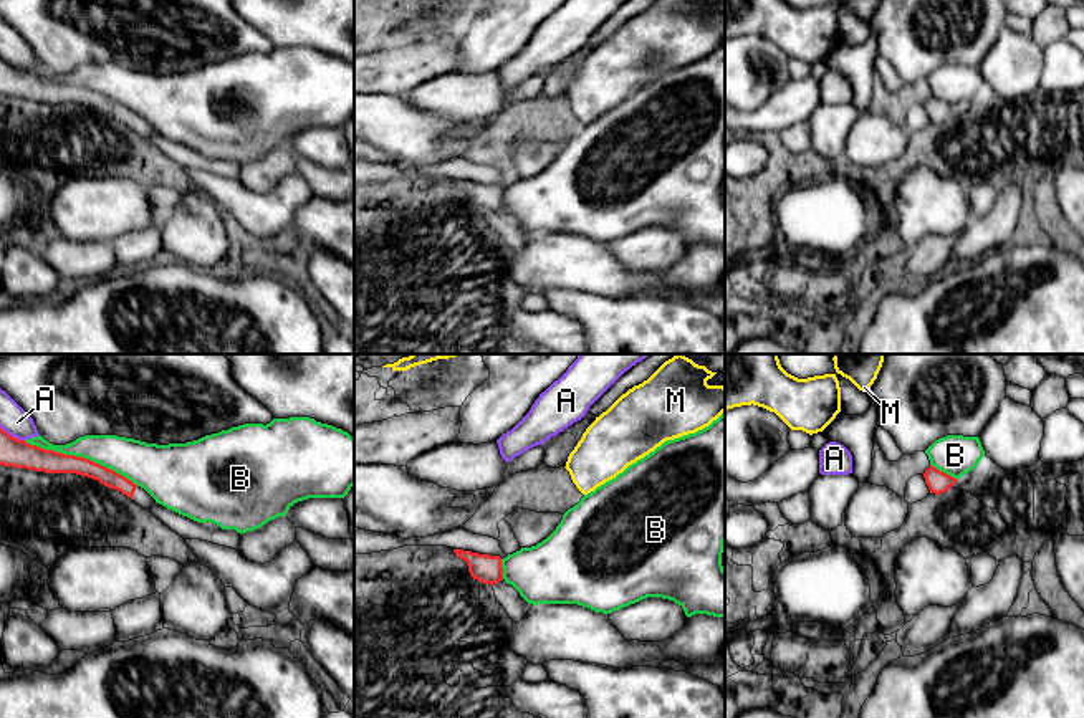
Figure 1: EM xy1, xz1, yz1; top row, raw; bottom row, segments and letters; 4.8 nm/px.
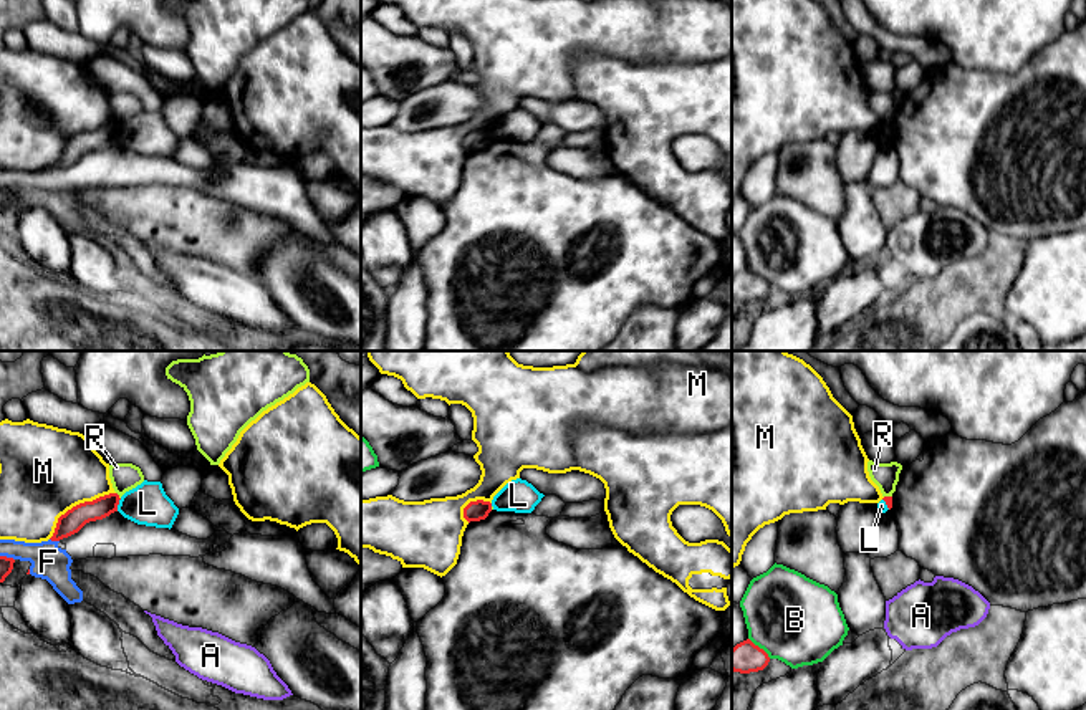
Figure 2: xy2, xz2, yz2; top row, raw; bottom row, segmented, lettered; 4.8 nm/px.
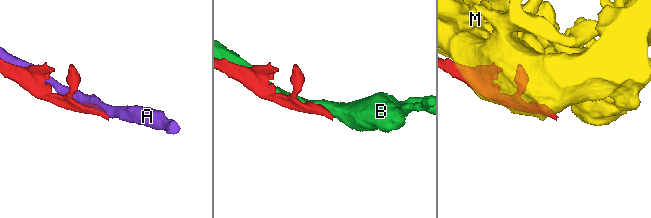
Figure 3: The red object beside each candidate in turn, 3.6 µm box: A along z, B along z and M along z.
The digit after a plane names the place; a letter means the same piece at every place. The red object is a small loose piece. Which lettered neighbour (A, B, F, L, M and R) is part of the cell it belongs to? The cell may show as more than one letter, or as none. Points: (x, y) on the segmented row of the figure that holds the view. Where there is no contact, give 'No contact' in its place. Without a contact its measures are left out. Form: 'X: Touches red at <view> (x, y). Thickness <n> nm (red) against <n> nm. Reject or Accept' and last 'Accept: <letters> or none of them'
A: Touches red at xy1 (10, 435). Thickness 140 nm (red) against 140 nm. Reject
B: Touches red at xy1 (81, 457). Thickness 120 nm (red) against 190 nm. Reject
F: Touches red at xy2 (55, 540). Thickness 110 nm (red) against 170 nm. Reject
L: Touches red at xy2 (118, 503). Thickness 110 nm (red) against 200 nm. Reject
M: Touches red at xy2 (76, 505). Thickness 110 nm (red) against 440 nm. Reject
R: Touches red at yz2 (888, 497). Thickness 40 nm (red) against 130 nm. Reject
Accept: none of them

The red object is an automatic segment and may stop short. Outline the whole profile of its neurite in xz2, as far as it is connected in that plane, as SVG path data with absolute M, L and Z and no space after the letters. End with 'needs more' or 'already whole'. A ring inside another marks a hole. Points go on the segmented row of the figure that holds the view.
M477 500L477 501L470 501L464 508L464 518L469 523L470 521L480 521L480 520L485 520L490 511L492 511L492 503L490 501Z; already whole

